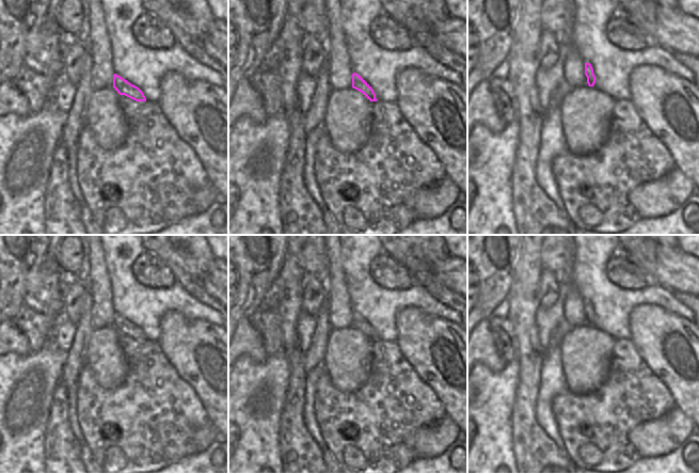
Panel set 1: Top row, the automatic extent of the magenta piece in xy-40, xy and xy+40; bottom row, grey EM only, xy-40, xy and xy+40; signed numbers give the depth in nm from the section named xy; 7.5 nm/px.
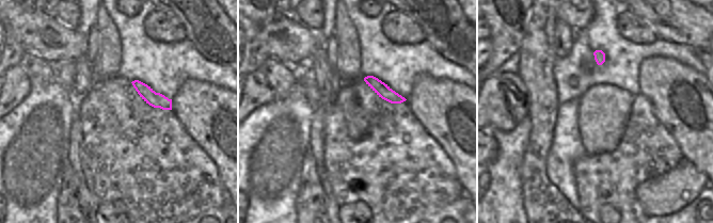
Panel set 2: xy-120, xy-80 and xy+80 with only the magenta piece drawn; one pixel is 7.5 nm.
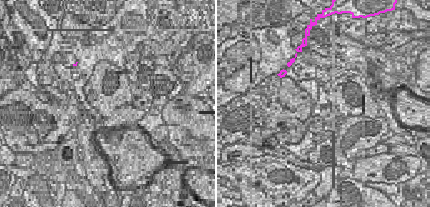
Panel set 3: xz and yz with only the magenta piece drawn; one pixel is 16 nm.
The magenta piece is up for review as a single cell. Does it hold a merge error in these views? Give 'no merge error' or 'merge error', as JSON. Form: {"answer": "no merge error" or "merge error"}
{"answer": "no merge error"}

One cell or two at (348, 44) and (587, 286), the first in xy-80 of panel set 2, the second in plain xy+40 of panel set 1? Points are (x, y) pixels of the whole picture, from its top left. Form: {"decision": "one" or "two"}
{"decision": "two"}

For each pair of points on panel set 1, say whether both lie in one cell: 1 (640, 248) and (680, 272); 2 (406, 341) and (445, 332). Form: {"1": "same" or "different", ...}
{"1": "same", "2": "same"}

